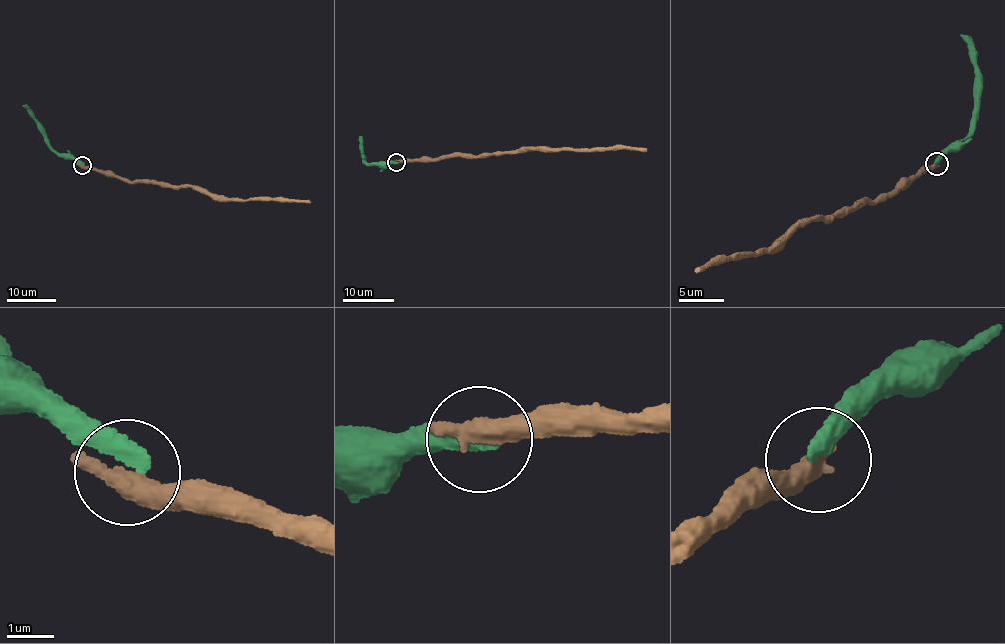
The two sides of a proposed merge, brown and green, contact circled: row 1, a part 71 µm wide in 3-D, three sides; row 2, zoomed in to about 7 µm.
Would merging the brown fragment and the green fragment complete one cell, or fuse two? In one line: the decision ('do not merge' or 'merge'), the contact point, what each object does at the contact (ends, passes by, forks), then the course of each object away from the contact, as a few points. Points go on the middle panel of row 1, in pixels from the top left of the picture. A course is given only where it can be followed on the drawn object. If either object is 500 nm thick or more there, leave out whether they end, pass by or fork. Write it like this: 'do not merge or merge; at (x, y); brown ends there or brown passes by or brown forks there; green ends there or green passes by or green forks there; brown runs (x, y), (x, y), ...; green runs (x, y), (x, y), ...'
merge; at (396, 162); brown runs (396, 162), (429, 161), (455, 156), (481, 158), (530, 150), (647, 148); green runs (396, 162), (366, 161), (361, 136)

